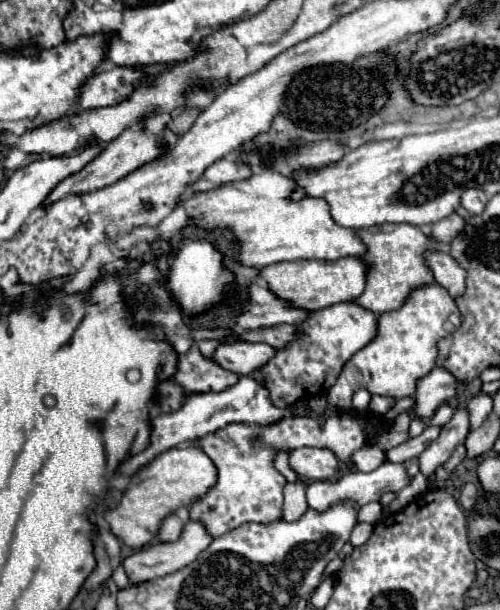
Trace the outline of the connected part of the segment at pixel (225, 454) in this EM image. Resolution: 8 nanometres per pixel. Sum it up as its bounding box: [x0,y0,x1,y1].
[187,410,387,538]

